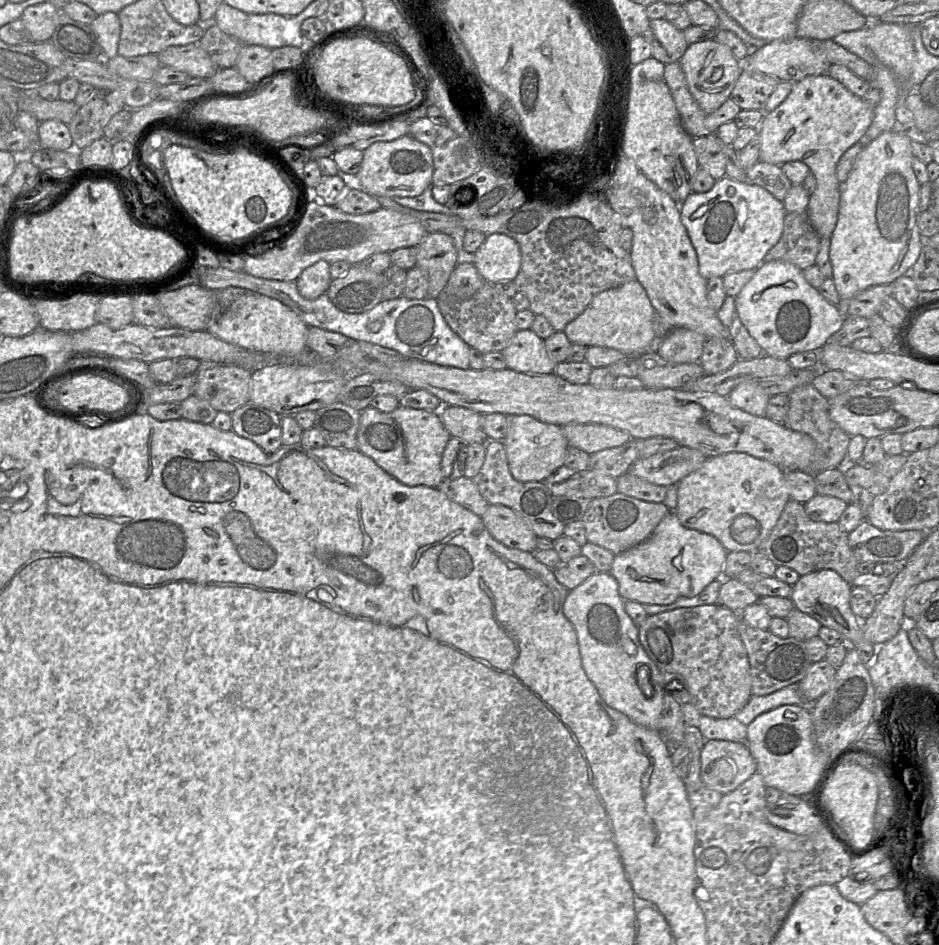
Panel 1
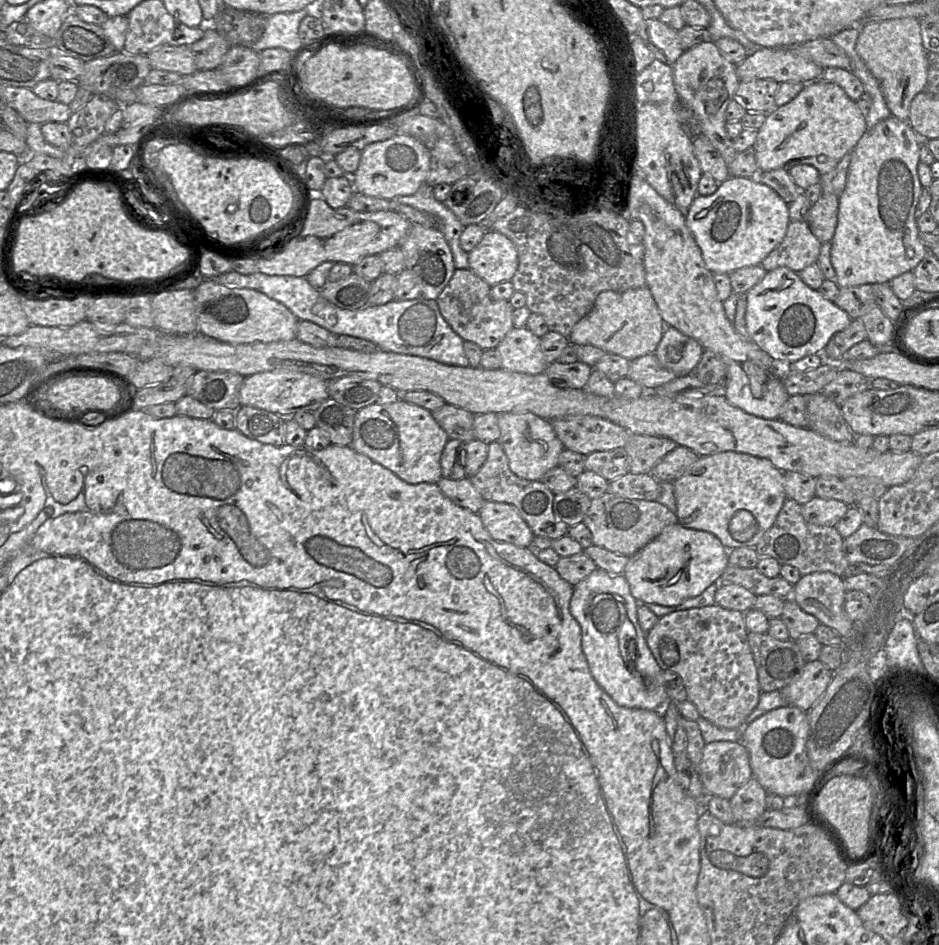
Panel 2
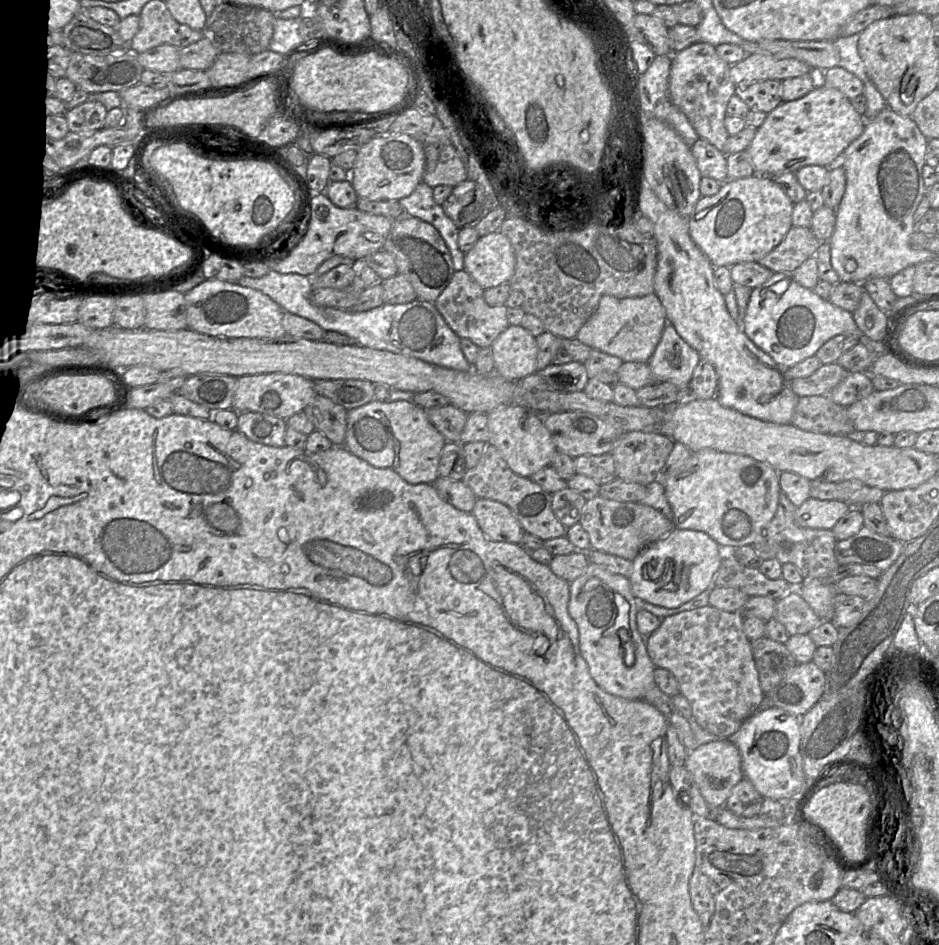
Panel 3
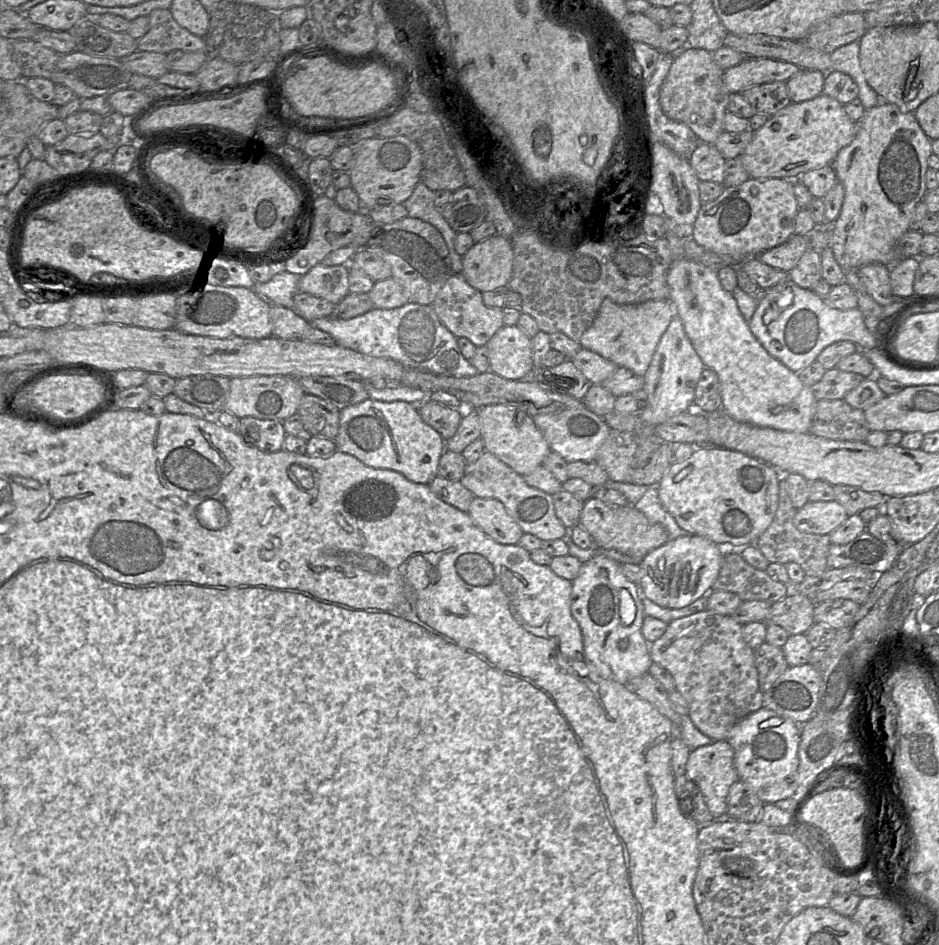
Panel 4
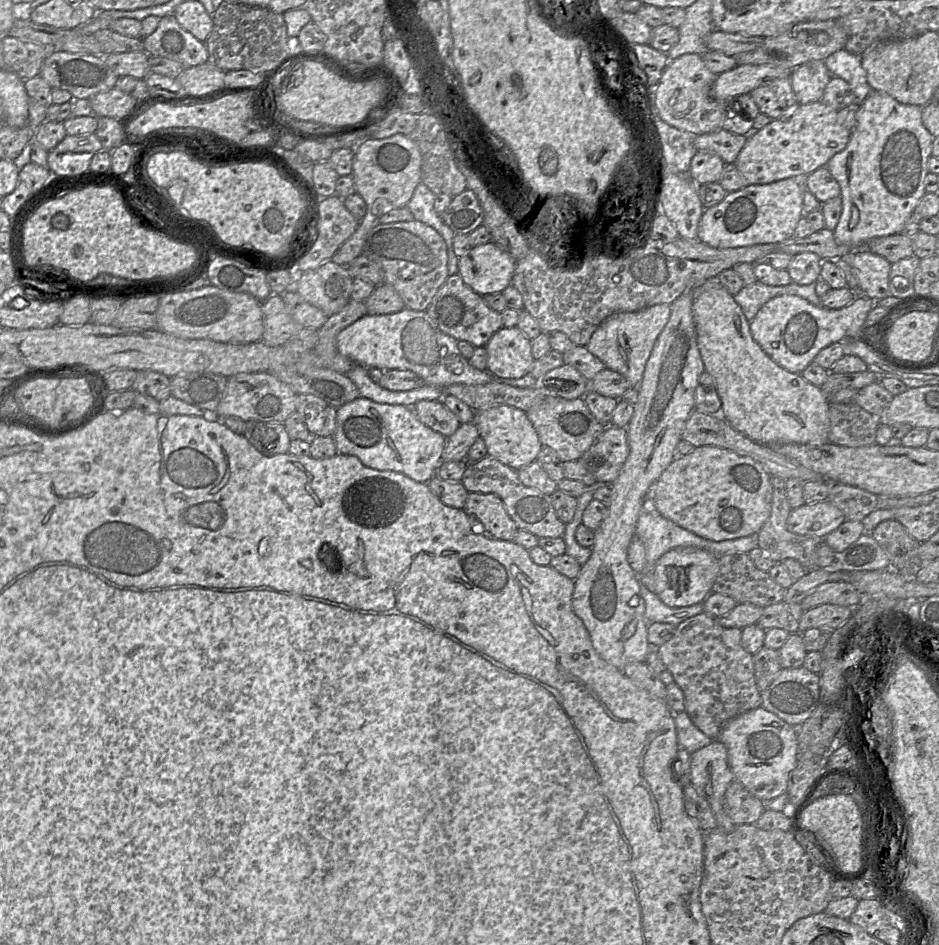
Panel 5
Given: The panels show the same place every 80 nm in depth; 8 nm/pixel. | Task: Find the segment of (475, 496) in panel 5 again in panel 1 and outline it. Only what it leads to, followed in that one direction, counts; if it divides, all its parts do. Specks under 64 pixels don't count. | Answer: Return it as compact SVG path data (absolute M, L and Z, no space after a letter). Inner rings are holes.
M491 504L481 518L492 537L504 546L532 553L537 551L536 534L511 508Z

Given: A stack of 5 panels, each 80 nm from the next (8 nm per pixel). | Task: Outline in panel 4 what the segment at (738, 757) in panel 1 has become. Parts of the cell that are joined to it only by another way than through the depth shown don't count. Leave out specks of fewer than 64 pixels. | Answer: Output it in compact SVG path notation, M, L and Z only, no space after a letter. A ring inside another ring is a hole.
M727 740L713 741L690 751L686 776L696 783L714 819L727 815L727 796L733 783L739 780L734 766L734 750Z

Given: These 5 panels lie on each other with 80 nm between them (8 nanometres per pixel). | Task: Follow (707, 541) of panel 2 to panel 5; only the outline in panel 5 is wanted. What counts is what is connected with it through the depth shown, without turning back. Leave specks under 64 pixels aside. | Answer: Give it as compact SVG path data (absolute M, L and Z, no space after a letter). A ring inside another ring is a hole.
M693 547L669 550L653 566L654 594L669 607L703 603L712 592L712 585L718 573L718 558L707 550Z

